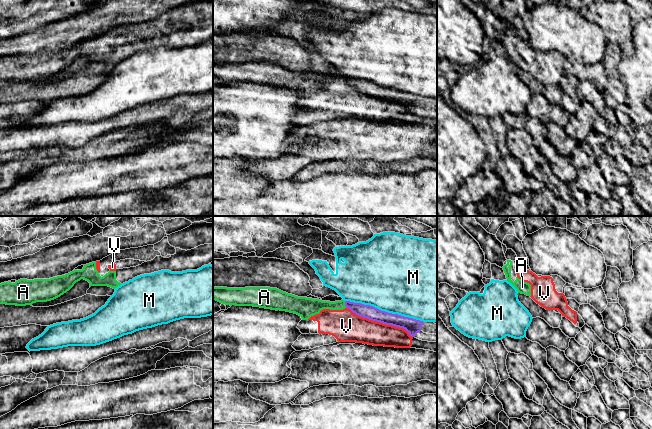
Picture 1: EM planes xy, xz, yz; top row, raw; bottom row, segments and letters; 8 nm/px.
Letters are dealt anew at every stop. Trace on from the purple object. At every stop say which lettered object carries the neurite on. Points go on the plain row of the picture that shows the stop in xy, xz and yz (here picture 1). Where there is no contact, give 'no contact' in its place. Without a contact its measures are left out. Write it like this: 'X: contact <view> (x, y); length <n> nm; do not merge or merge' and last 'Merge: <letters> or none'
A: contact xz (345, 80); length 60 nm; do not merge
M: contact xz (384, 87); length 650 nm; do not merge
V: contact xz (379, 97); length 600 nm; do not merge
Merge: none

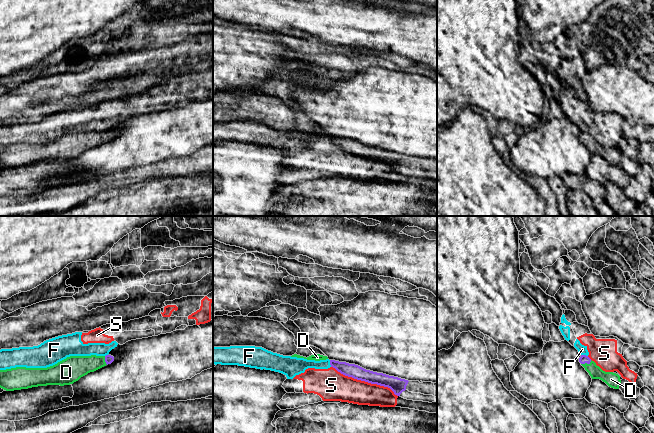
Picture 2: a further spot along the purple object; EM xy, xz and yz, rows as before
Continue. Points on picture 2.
D: contact yz (586, 138); length 90 nm; merge
F: contact xz (330, 139); length 60 nm; do not merge
S: contact xz (364, 156); length 600 nm; do not merge
Merge: D

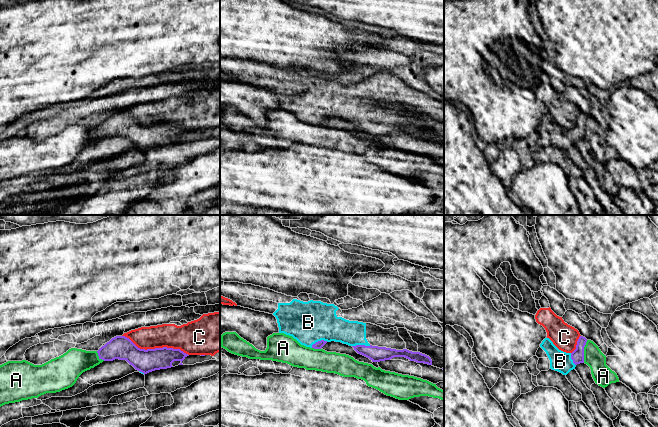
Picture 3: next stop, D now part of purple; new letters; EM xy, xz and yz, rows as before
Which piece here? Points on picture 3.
A: contact yz (583, 127); length 190 nm; do not merge
B: contact xz (361, 121); length 150 nm; merge
C: contact xy (155, 124); length 550 nm; do not merge
Merge: B

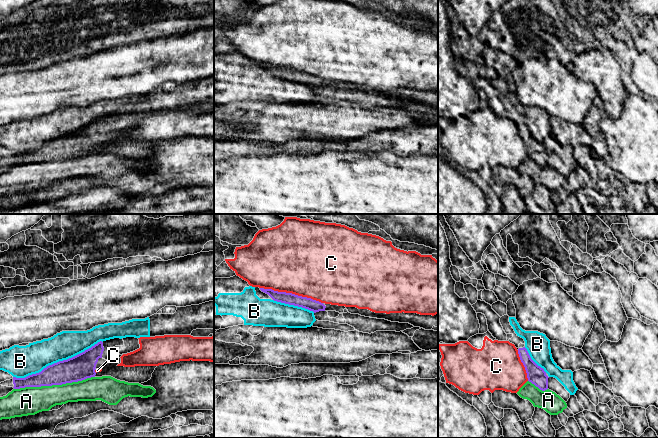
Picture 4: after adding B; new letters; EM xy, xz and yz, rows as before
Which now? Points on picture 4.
A: contact xy (54, 160); length 650 nm; do not merge
B: contact xy (57, 138); length 800 nm; do not merge
C: contact xz (291, 69); length 500 nm; do not merge
Merge: none

